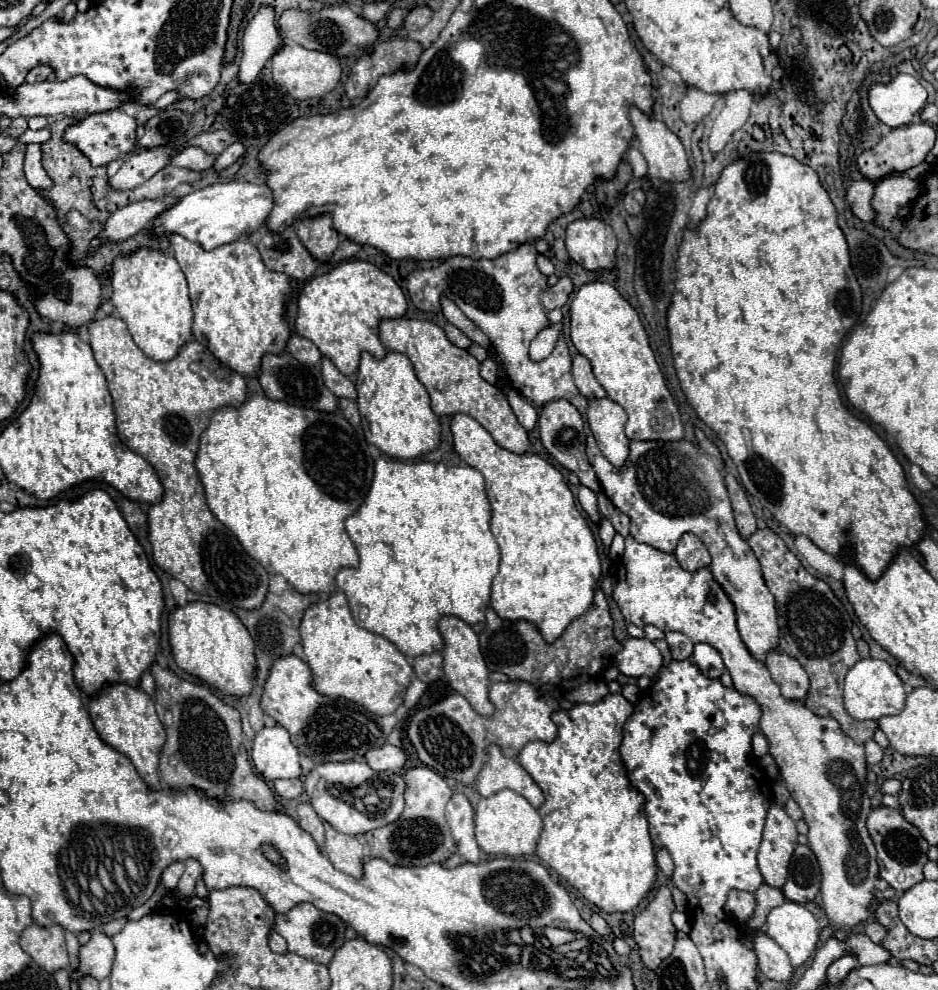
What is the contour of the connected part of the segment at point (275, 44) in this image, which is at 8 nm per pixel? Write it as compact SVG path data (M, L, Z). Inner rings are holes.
M262 6L254 18L244 28L242 36L242 62L240 62L240 82L250 84L264 64L282 50L284 38L276 22L276 12L272 6Z

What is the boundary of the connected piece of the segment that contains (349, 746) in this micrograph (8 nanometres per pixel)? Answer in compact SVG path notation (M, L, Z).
M294 654L282 656L272 664L260 700L262 710L290 732L290 740L300 754L312 758L316 764L346 762L362 758L370 748L386 744L388 734L398 724L394 714L376 716L356 702L322 696L312 690L310 682L312 674L304 660Z

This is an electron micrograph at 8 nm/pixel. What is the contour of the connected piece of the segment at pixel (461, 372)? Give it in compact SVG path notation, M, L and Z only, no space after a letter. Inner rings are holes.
M394 318L382 320L378 326L378 336L384 348L396 350L406 354L416 370L418 380L426 386L432 410L438 416L452 416L452 414L468 414L478 420L496 440L498 446L514 452L524 454L528 452L528 432L518 424L506 396L480 376L478 360L462 348L456 348L444 334L444 330L428 320L408 320L408 318Z

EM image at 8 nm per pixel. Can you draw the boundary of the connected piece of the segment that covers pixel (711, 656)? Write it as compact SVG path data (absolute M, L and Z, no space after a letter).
M694 644L694 654L692 654L692 662L702 670L704 676L708 678L720 678L722 670L724 670L724 662L722 656L716 648L712 648L710 644Z

